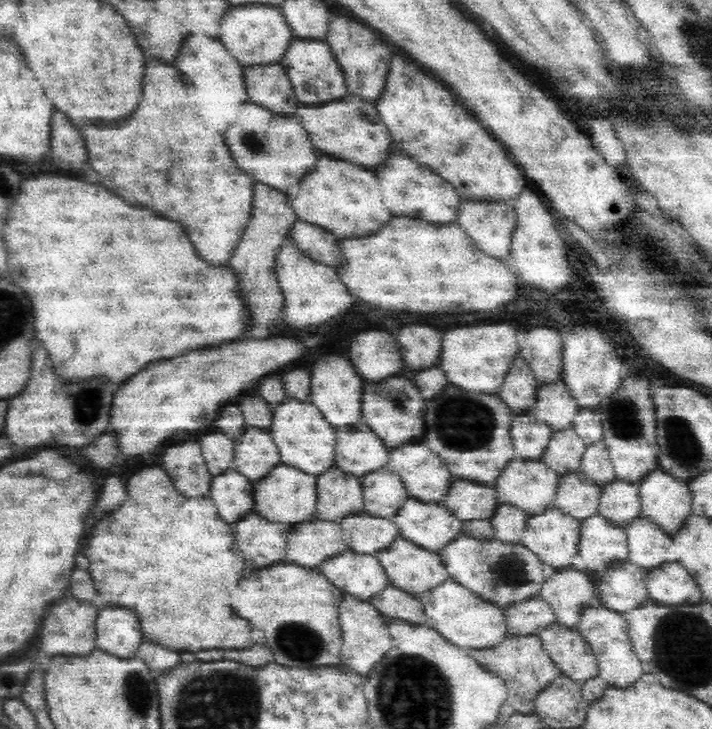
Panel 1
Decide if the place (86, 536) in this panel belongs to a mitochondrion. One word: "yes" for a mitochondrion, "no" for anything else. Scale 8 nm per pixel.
no

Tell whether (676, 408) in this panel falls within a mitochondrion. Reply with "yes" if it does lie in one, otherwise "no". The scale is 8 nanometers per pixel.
no

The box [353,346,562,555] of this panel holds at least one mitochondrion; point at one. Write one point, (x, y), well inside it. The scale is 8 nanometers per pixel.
(470, 425)

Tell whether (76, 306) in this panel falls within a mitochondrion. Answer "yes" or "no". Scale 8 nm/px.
no

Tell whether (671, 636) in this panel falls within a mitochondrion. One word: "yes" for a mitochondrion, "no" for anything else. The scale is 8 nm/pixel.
yes

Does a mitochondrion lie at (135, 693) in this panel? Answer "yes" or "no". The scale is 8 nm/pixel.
yes

